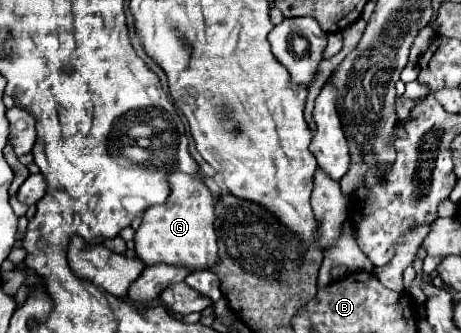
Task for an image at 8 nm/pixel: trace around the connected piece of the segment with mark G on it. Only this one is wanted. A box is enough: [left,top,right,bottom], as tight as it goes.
[134,172,218,272]

